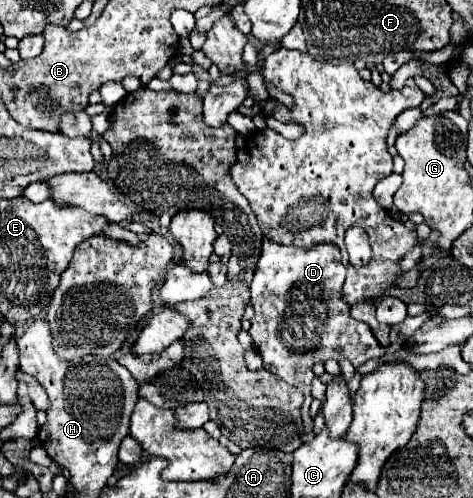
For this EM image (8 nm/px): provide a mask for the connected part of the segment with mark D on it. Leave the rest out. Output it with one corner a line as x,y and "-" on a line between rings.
264,238
262,256
250,284
256,314
248,332
264,360
264,368
284,382
304,390
306,398
302,404
302,420
306,432
312,430
308,408
312,402
312,366
316,362
348,358
354,366
360,366
370,358
380,358
394,352
394,346
384,348
364,322
350,316
350,306
342,302
344,276
346,266
342,264
340,250
334,244
322,242
318,246
310,246
310,250
300,250
296,246
282,246
270,242
270,238

